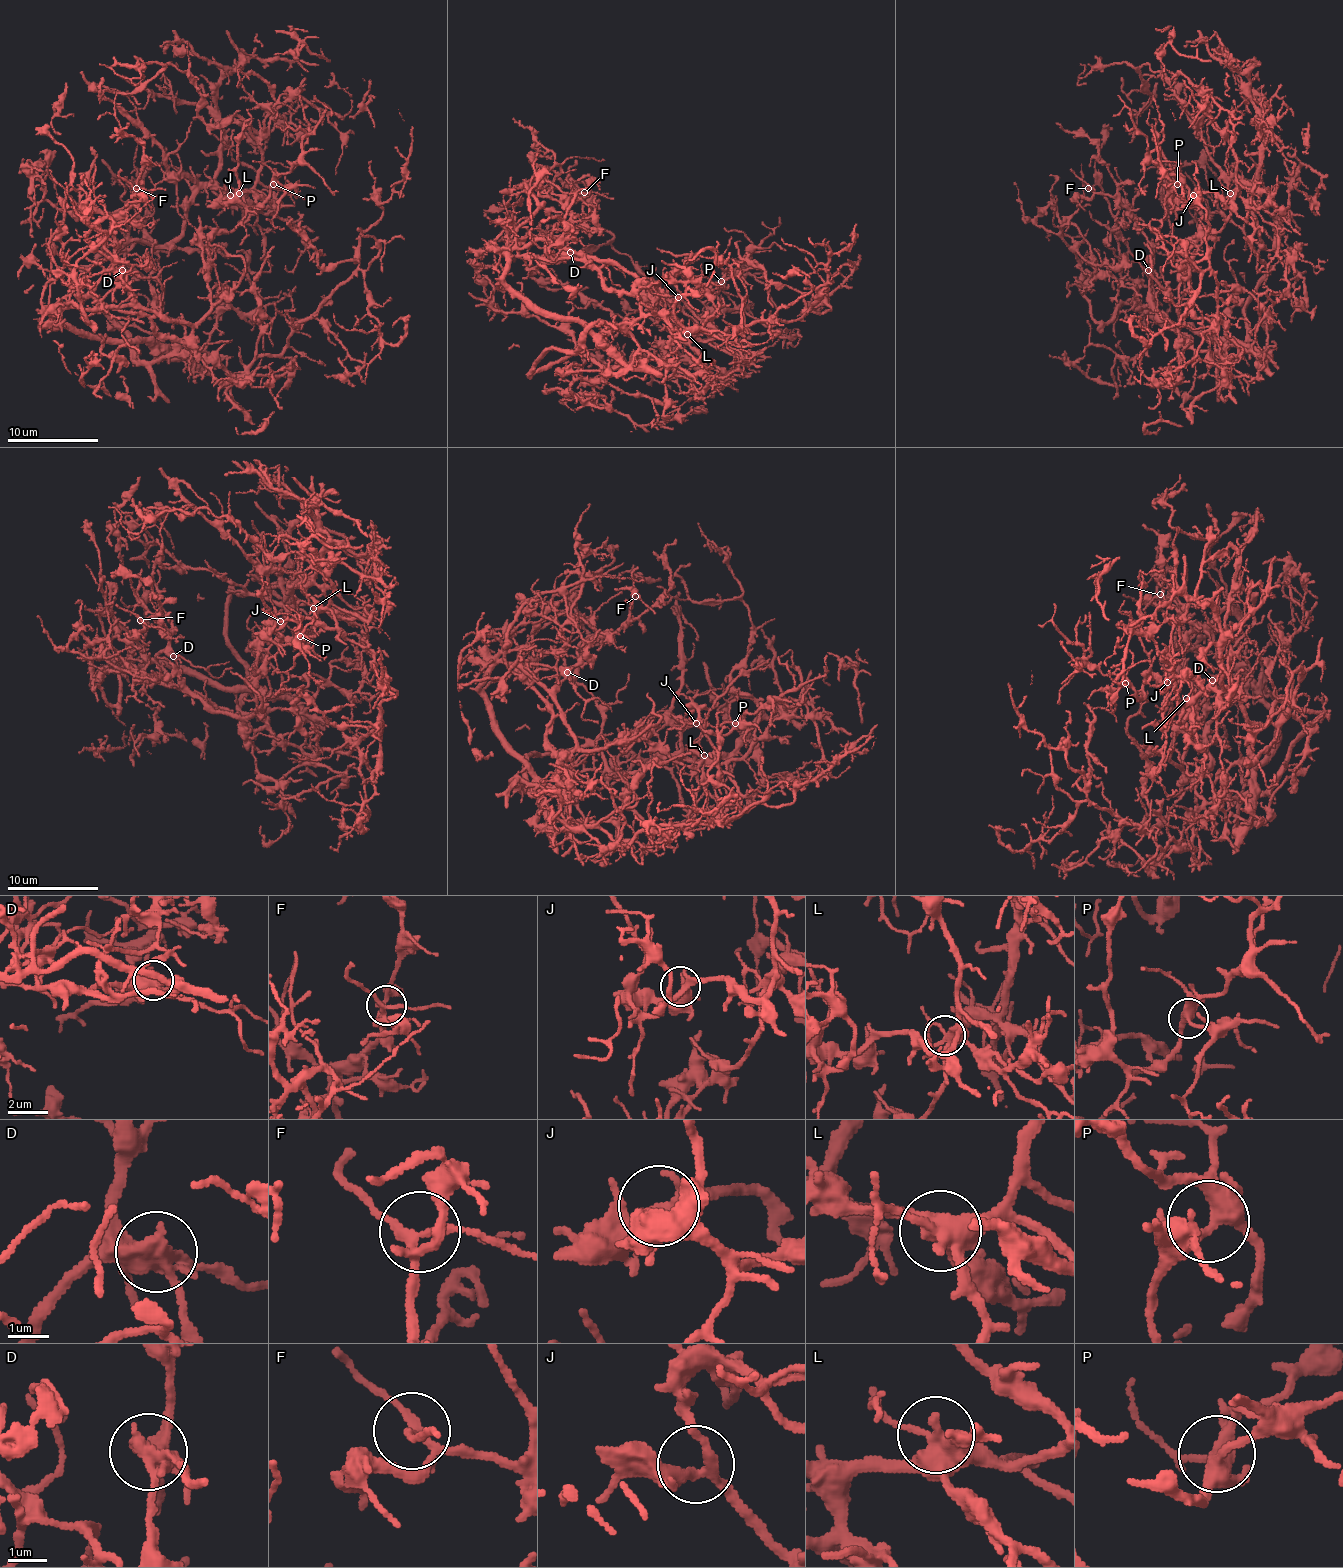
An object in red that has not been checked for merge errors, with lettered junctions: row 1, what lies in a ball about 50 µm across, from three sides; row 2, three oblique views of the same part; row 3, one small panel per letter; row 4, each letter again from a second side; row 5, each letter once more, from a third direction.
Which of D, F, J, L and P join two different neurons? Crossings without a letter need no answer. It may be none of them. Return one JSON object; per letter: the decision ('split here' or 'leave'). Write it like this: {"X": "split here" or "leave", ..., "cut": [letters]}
{"D": "split here", "F": "leave", "J": "leave", "L": "leave", "P": "leave", "cut": ["D"]}

